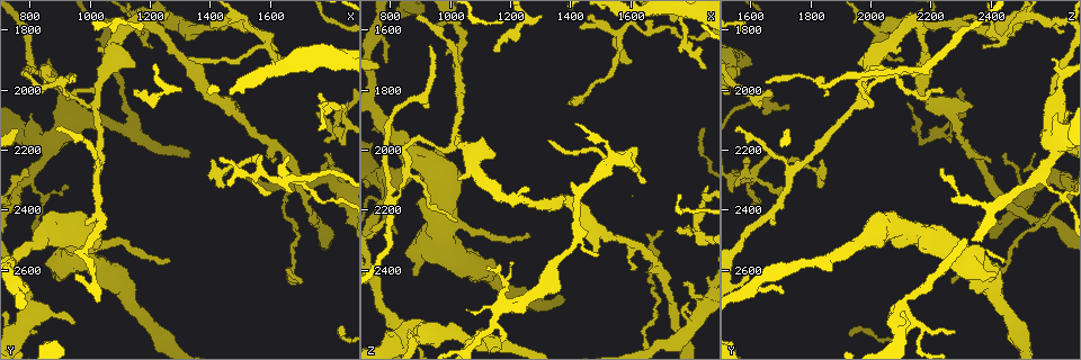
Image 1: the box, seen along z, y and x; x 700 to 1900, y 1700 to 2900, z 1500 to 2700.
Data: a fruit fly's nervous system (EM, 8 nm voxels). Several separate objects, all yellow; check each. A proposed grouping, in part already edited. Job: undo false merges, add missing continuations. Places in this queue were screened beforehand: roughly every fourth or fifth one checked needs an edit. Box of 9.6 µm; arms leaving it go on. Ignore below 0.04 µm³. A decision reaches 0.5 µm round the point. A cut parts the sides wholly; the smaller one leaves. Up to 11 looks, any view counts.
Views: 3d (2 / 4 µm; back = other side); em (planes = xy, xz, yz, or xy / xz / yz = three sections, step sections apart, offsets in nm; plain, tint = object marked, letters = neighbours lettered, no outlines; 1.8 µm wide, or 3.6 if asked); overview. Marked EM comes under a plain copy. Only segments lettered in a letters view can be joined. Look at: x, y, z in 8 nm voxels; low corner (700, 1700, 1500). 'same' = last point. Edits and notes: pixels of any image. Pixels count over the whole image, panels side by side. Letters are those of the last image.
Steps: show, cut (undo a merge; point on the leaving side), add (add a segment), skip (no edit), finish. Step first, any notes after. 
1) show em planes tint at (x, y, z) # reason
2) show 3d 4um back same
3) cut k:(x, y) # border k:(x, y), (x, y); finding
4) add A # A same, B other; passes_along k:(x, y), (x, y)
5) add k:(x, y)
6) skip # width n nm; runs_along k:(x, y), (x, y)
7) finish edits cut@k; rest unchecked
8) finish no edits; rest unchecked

show em xy step 4 tint at (980, 2450, 1680) # branch stops here

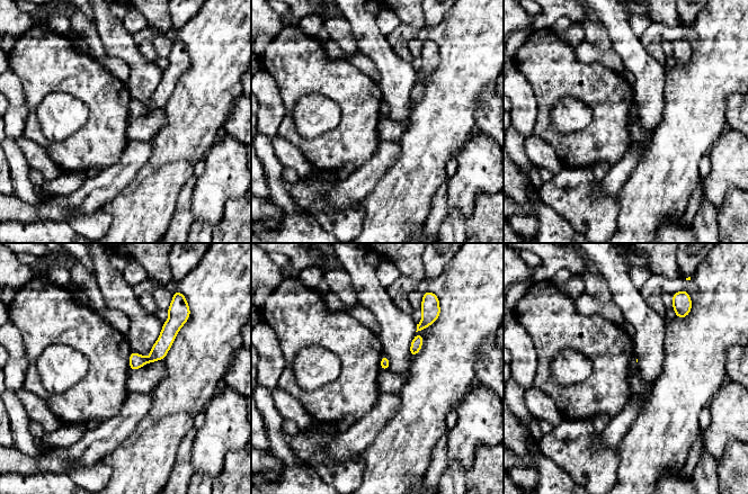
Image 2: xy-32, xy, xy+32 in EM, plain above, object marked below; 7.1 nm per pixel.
show em xz step 16 tint same # cut it another way

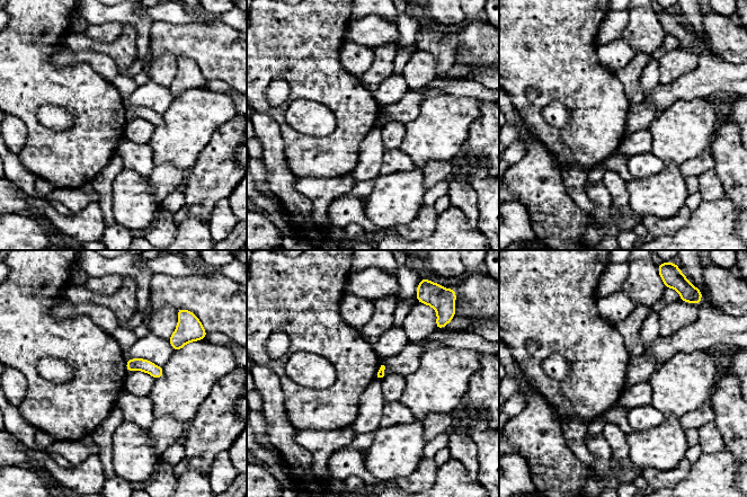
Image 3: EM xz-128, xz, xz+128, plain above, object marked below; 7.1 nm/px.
show em xz step 16 letters same # see the neighbours

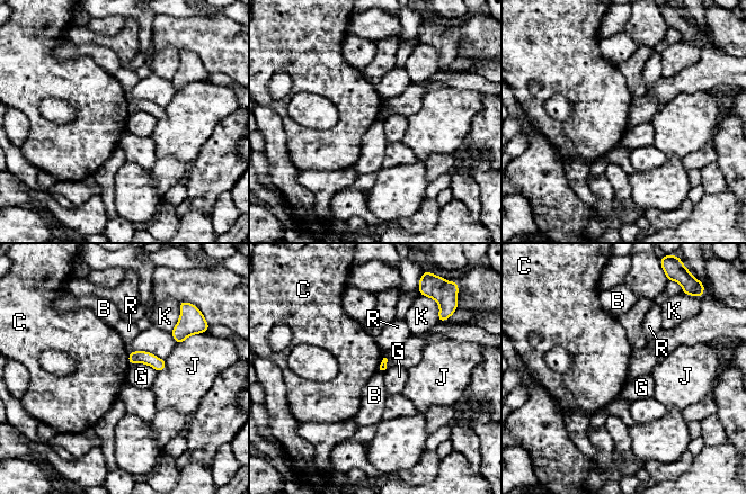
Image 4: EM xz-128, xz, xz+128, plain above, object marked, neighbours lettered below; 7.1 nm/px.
skip # longest_contact G 220 nm; B other, C other, G other, J other, K other, R other; border 4:(127, 355), (130, 364); none of them fits

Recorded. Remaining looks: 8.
show 3d 4um at (1450, 2320, 1830)

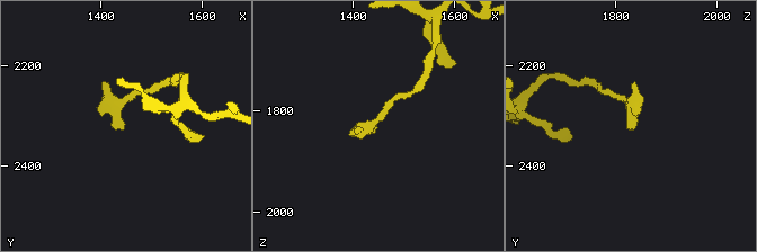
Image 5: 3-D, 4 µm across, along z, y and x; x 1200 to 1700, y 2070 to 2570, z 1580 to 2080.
show em planes letters at (1445, 2320, 1825)

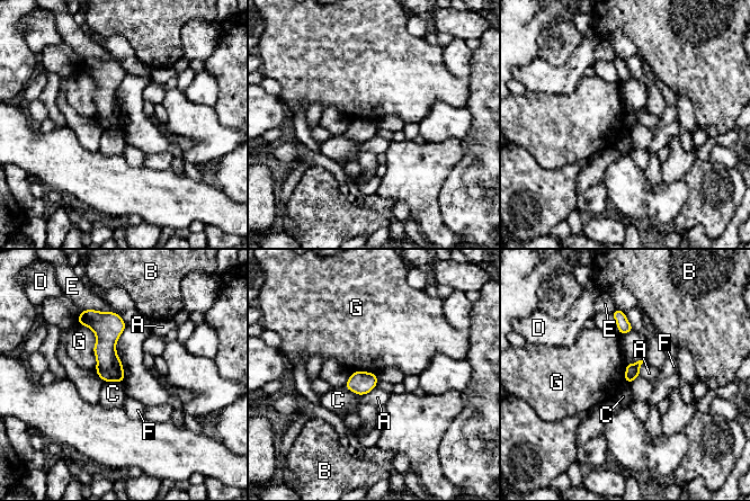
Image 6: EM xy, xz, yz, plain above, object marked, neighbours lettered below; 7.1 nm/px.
skip # width 100 nm; A other, B other, C other, D other, E other, F other, G other; border 6:(78, 323), (96, 337), (96, 369); no lettered segment goes on from it

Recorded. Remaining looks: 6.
show 3d 4um at (870, 1960, 1970) # sharp bend

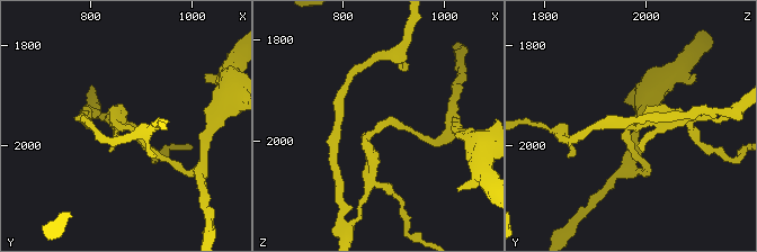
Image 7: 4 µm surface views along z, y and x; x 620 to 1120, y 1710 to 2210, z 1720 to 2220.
show em planes letters at (870, 1960, 1970) # shape alone is not enough

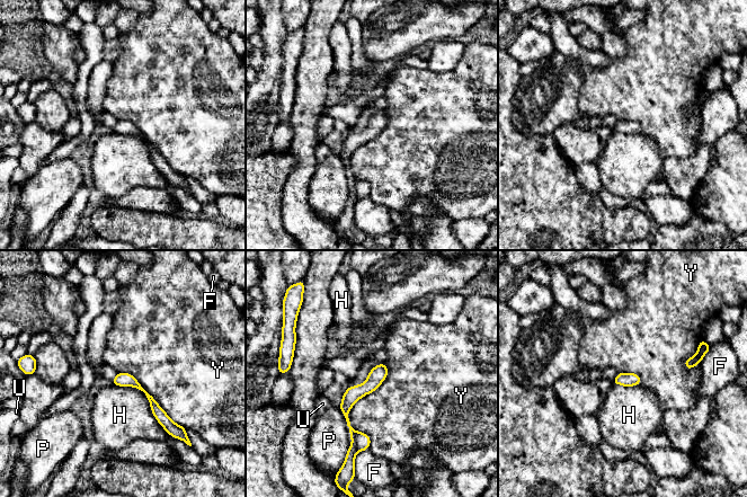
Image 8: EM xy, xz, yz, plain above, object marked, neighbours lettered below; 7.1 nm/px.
cut 8:(346, 473) # width 100 nm; F other, H other, P other, U other, Y other; border 8:(352, 443), (356, 452); a second neuron is stuck on

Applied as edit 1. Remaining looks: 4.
show overview # redraw

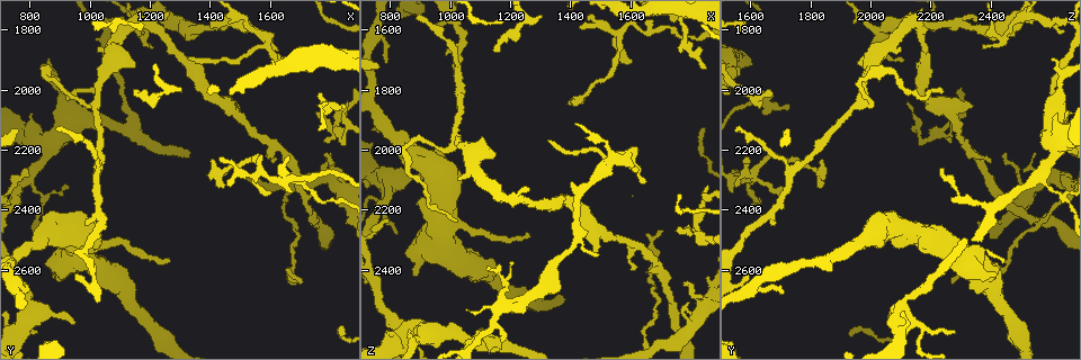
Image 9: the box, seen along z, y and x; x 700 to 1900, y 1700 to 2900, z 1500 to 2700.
show 3d 2um at (870, 2180, 2610) # branch point

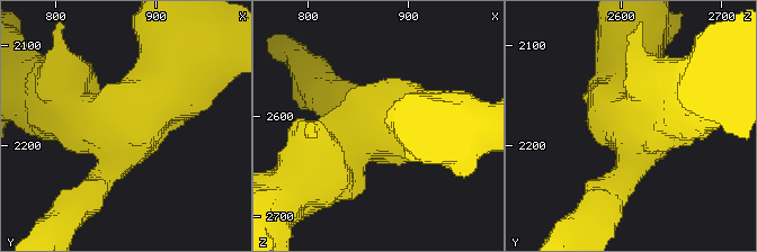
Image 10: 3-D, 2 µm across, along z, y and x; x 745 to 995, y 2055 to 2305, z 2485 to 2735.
show em planes letters at (866, 2178, 2612) # arms 3; arm_widths 280, 440, 500 nm; shape alone is not enough

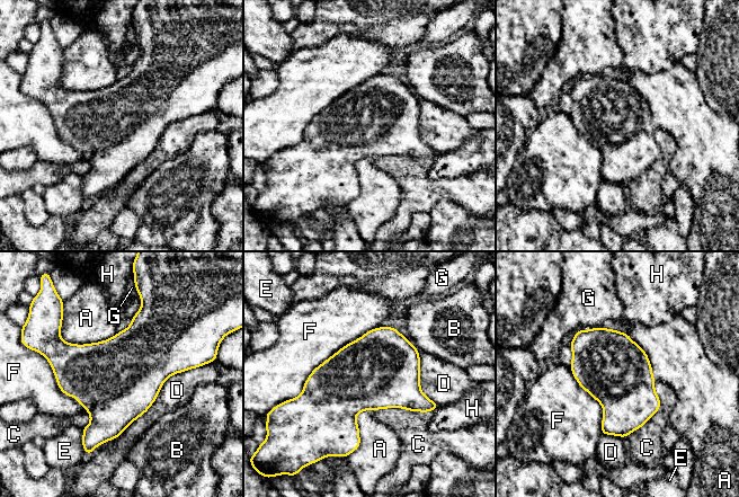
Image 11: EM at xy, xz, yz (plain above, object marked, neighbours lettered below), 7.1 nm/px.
skip # A other, B other, C other, D other, E other, F other, G other, H other; border 11:(116, 331), (83, 344), (59, 333); all the same neuron

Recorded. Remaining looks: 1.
finish edits cut@8; rest unchecked

